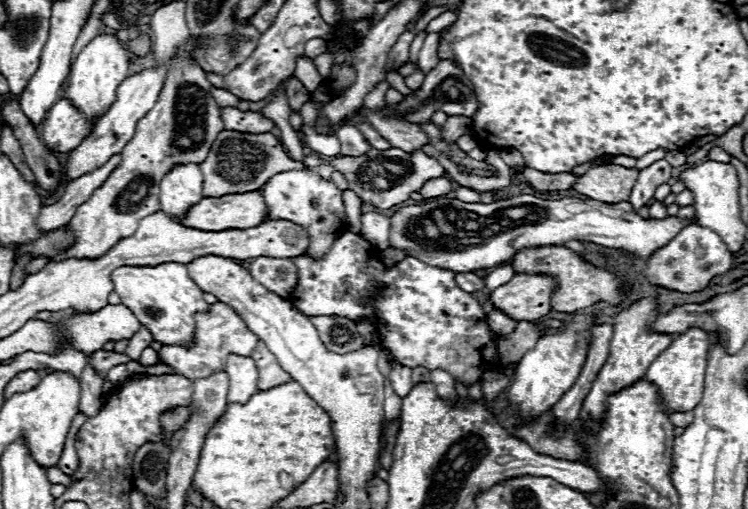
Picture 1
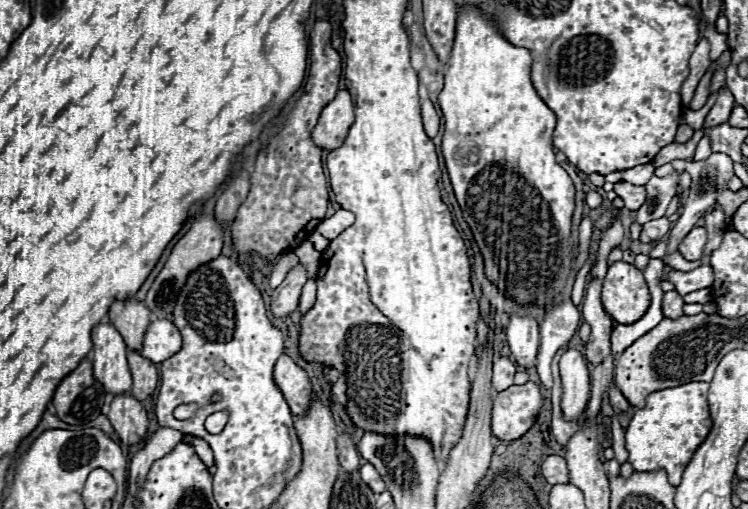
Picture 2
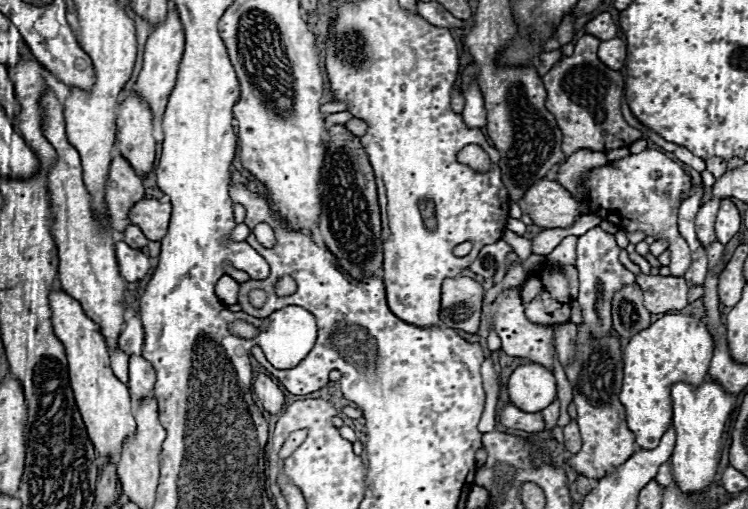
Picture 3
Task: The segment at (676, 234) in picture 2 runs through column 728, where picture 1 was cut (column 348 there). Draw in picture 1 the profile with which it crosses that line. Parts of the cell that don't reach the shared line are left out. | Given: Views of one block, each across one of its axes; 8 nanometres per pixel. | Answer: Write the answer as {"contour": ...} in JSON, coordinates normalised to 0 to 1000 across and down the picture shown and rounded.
{"contour":[[[521,291],[521,295],[495,295],[481,310],[468,310],[468,306],[455,306],[441,314],[452,338],[457,338],[465,358],[468,373],[473,373],[487,401],[503,409],[503,413],[519,413],[527,401],[535,401],[548,389],[551,377],[559,377],[570,354],[575,350],[588,350],[594,346],[594,330],[583,310],[570,306],[564,295],[556,295],[551,303]]]}

